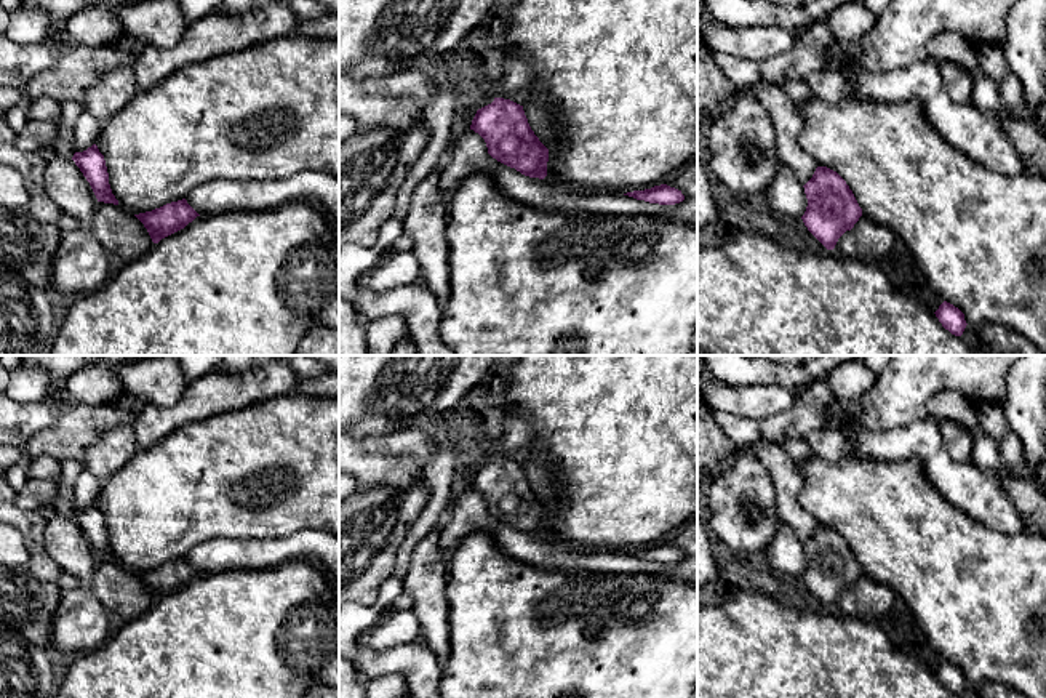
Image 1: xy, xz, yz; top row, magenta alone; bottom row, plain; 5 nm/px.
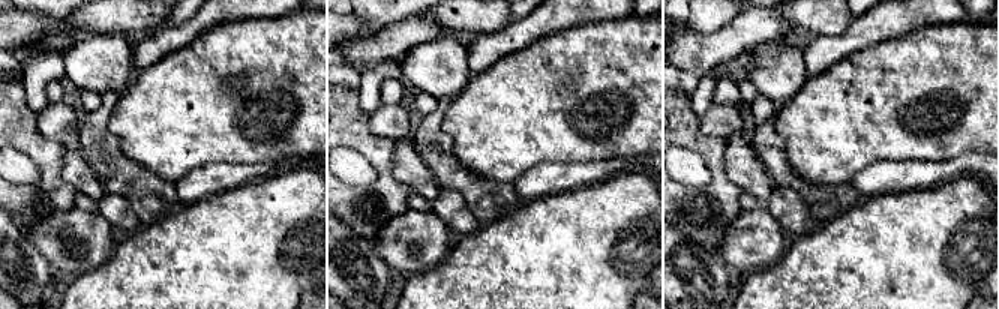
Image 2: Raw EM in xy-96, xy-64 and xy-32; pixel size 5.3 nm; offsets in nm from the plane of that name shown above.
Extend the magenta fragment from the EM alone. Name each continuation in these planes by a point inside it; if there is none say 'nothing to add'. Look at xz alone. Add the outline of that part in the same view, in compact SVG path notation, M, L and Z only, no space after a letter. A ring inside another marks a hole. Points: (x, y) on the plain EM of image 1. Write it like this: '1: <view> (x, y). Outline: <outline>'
nothing to add

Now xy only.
nothing to add

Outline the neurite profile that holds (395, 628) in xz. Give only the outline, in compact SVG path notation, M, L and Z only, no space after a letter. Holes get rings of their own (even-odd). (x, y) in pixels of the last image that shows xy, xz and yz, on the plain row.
M387 612L365 640L374 650L385 650L395 645L414 642L419 637L419 621L413 612Z

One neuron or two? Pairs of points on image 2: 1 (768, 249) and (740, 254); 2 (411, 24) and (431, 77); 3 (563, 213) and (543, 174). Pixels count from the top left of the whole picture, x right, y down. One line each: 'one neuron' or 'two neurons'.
1: one neuron
2: two neurons
3: two neurons

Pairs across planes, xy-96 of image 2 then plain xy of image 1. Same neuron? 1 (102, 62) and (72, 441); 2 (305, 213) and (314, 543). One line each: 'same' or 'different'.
1: different
2: different

